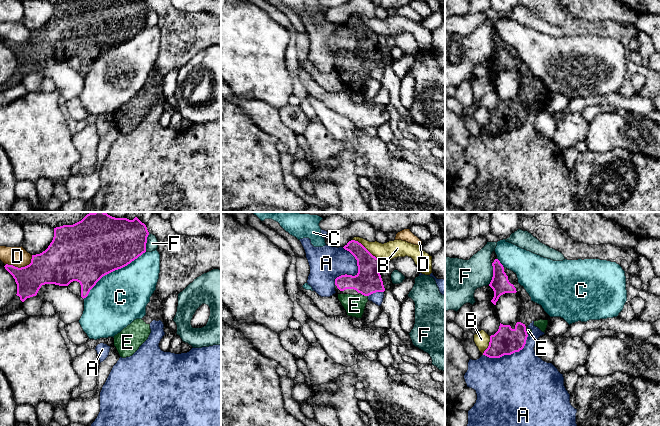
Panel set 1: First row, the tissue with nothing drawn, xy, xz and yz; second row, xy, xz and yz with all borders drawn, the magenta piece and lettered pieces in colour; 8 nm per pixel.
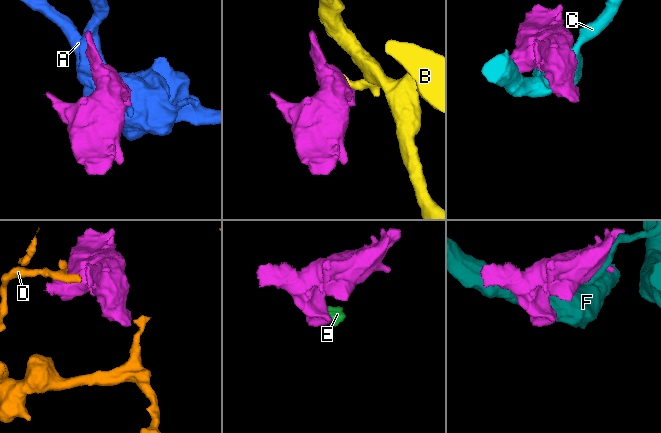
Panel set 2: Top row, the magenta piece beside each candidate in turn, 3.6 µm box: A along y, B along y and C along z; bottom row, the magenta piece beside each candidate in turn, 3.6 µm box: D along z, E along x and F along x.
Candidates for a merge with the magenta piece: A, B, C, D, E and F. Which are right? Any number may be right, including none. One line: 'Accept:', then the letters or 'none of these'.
Accept: E

